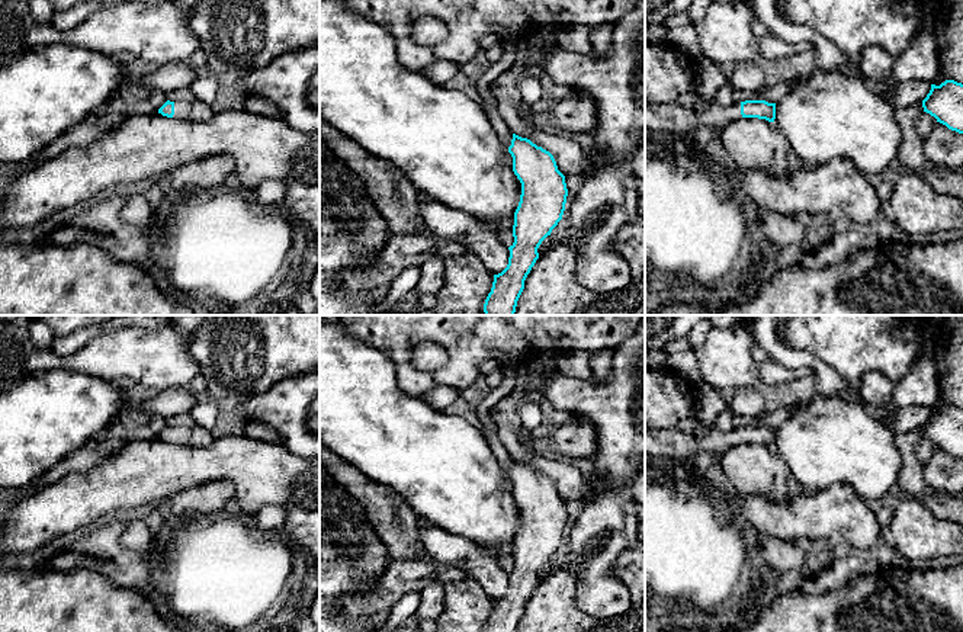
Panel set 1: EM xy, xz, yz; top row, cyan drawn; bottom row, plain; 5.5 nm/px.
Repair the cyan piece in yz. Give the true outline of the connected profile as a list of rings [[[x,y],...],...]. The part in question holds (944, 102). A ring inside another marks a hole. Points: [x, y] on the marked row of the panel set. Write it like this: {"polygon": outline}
{"polygon": [[[946,80],[940,86],[931,84],[931,90],[922,100],[924,112],[948,129],[963,134],[963,84]]]}

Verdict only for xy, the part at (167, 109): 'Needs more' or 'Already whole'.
Needs more

